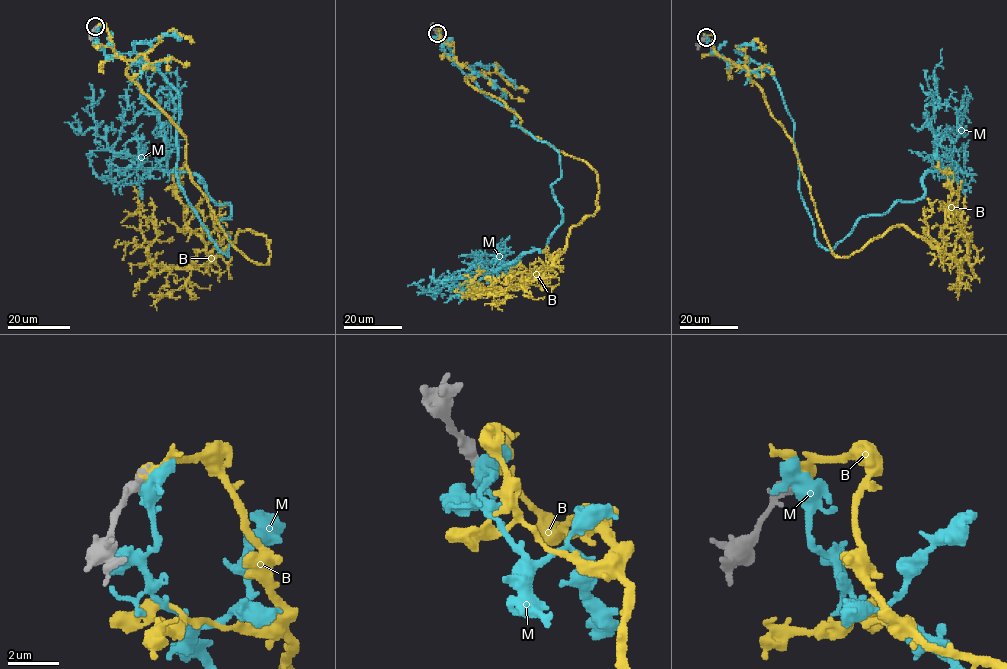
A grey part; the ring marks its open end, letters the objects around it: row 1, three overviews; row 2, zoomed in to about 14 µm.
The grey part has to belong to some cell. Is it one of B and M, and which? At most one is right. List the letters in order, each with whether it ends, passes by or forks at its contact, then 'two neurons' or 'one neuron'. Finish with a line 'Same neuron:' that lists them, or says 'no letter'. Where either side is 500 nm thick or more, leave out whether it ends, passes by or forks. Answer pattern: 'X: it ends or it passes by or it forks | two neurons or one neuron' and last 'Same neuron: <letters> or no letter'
B: it passes by | one neuron
M: it passes by | two neurons
Same neuron: B

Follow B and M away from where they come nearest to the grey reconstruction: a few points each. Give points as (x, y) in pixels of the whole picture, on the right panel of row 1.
B: (706, 37), (748, 71), (791, 140), (836, 256), (900, 225), (963, 260), (962, 184)
M: (706, 37), (773, 77), (824, 248), (919, 199), (964, 136), (953, 125)

